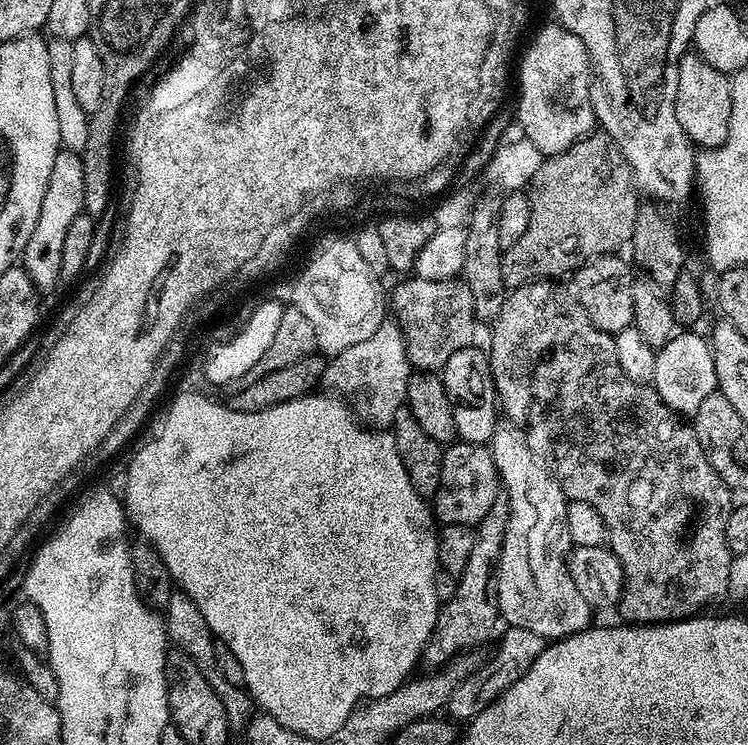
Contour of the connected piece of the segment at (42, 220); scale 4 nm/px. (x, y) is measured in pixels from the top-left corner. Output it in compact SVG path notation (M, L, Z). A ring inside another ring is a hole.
M62 150L54 158L54 167L50 169L50 182L46 182L46 195L42 197L42 214L38 214L38 226L34 226L34 234L30 234L30 242L26 242L22 257L22 267L28 271L41 293L47 294L55 284L58 284L62 270L62 242L66 238L66 230L70 227L70 222L74 222L74 218L78 218L83 212L82 155Z

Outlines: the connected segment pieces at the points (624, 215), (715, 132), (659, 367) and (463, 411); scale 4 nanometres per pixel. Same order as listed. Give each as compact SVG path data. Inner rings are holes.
M593 130L587 136L583 136L581 140L575 140L566 150L547 157L542 162L542 166L538 166L532 183L526 189L526 195L530 202L530 223L526 225L526 231L523 232L522 238L518 238L518 242L514 242L514 246L503 249L503 256L501 258L502 282L504 283L505 289L508 290L519 288L522 284L527 284L541 278L560 278L556 276L562 275L563 272L565 274L571 274L577 268L581 268L582 265L588 263L589 260L593 260L596 256L606 256L615 253L617 250L620 250L623 244L625 247L631 241L632 235L634 234L634 218L638 214L642 203L641 197L638 195L636 179L632 173L630 162L626 162L622 150L618 150L614 138L607 136L603 130Z
M685 54L678 65L678 90L676 91L676 113L682 130L700 148L716 148L723 144L730 130L732 109L732 82L727 72L714 70L695 54Z
M696 330L677 331L676 337L657 351L651 385L662 398L662 402L680 413L681 417L695 417L702 401L717 391L711 343L705 337L703 340Z
M469 346L462 350L454 350L450 354L450 362L442 369L446 394L450 398L450 406L454 410L454 426L457 437L466 444L487 445L496 433L498 421L498 397L496 383L492 381L490 356L477 346Z

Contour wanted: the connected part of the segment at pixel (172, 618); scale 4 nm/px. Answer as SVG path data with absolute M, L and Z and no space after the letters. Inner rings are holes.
M176 590L173 591L167 607L162 610L162 619L169 641L192 659L194 666L198 666L198 670L202 670L206 682L210 682L214 694L218 694L218 698L226 710L229 729L243 729L254 715L254 701L243 687L230 686L230 682L226 682L226 678L222 678L222 674L216 668L217 641L206 626L206 618L202 618L202 610L198 610L198 606L194 606L194 602L185 592Z

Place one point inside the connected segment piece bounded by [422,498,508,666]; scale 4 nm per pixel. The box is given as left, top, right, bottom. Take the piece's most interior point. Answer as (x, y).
(466, 619)

